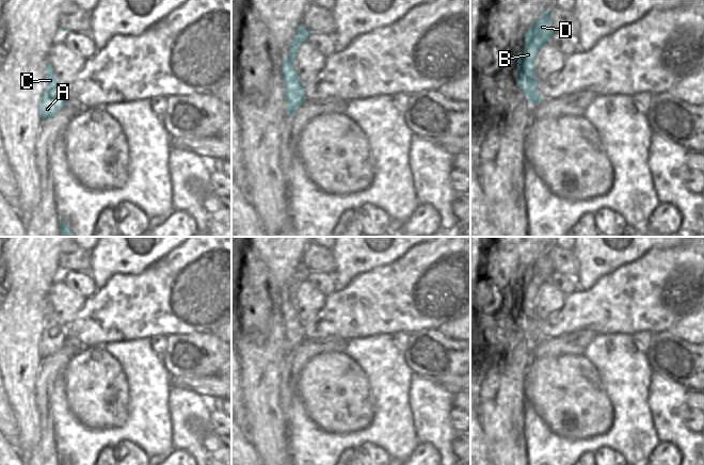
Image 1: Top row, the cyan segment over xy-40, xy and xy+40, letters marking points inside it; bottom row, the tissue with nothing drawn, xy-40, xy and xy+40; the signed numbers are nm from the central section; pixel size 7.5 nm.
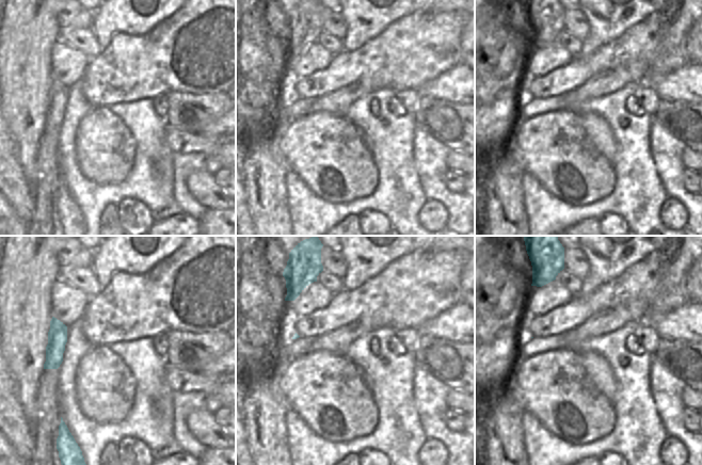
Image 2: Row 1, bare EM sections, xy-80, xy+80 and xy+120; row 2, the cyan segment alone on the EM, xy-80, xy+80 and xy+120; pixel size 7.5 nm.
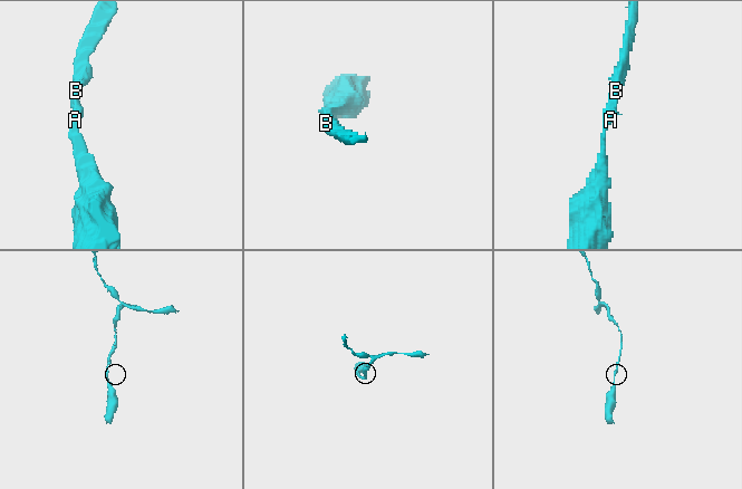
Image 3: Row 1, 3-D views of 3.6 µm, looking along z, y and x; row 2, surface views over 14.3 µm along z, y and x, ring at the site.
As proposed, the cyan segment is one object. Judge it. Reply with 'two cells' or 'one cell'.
one cell

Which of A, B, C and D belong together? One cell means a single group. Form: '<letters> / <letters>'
A B C D

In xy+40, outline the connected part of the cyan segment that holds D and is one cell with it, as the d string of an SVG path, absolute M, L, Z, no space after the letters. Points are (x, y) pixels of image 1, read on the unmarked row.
M549 247L528 268L524 275L526 289L517 291L516 325L524 328L524 335L529 342L539 342L543 339L537 331L539 319L534 317L534 296L554 273L548 252Z

